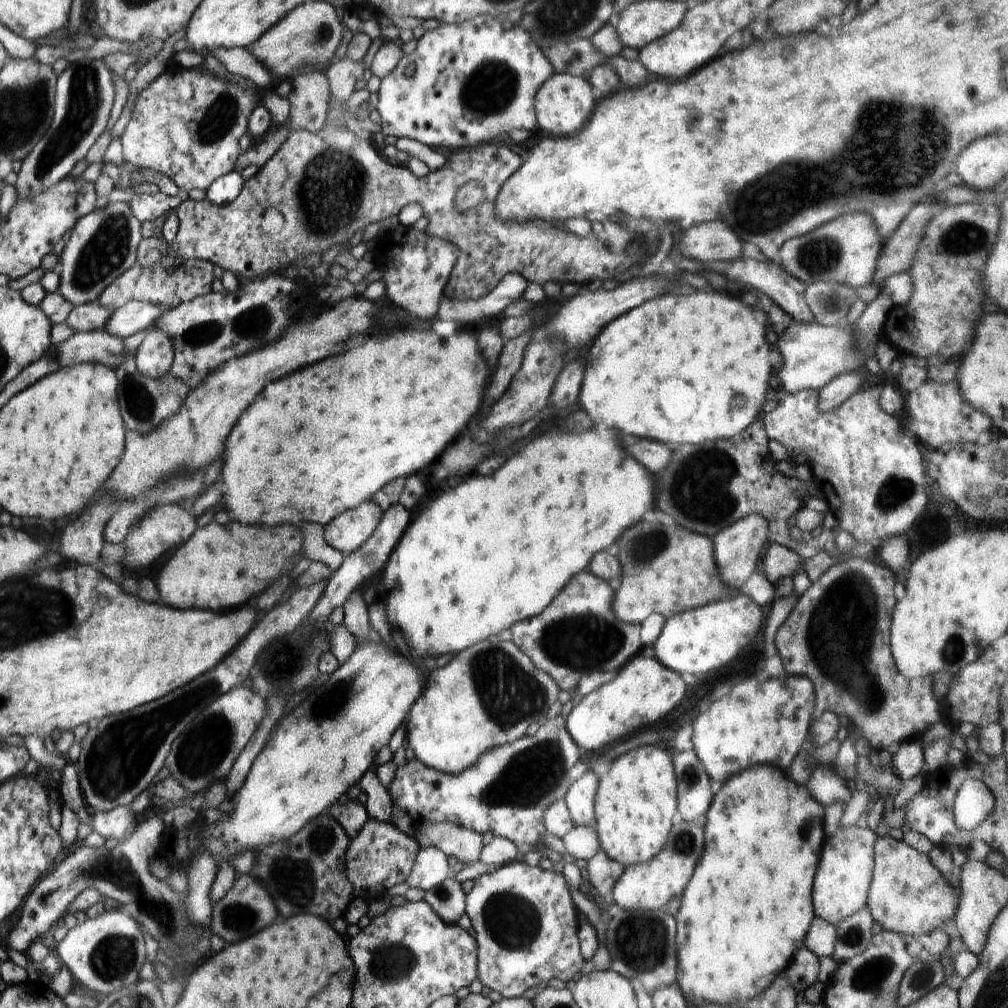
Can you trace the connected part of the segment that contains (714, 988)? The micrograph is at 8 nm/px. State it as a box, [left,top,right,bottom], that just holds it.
[675,766,826,1007]

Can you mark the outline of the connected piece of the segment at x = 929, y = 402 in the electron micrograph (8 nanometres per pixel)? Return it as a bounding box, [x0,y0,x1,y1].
[905,379,992,448]

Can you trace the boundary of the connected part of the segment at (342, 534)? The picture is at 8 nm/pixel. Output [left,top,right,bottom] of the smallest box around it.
[324,500,383,555]

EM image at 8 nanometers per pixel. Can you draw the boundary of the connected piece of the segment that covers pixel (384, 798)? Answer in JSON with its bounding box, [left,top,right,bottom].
[358,770,393,822]

